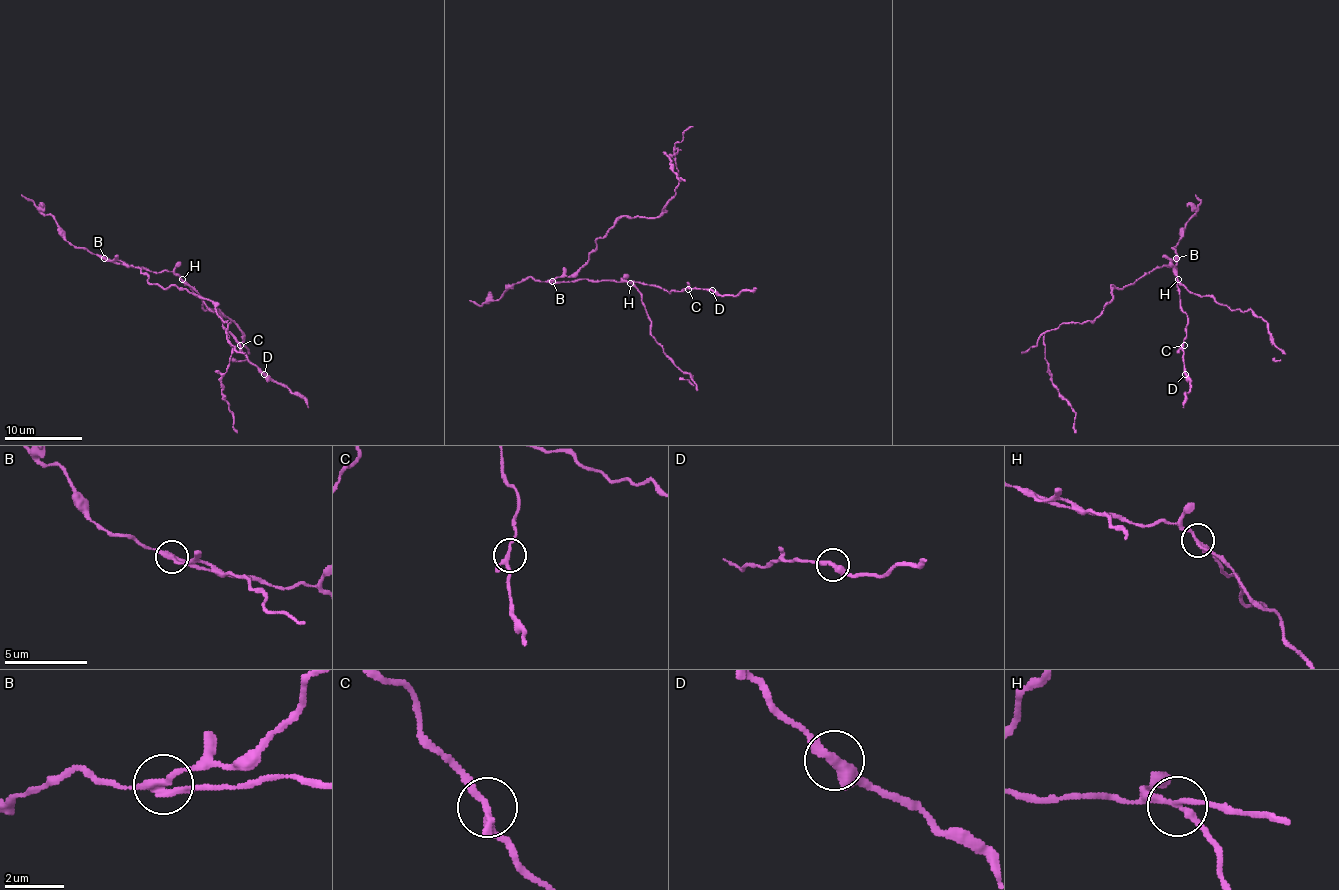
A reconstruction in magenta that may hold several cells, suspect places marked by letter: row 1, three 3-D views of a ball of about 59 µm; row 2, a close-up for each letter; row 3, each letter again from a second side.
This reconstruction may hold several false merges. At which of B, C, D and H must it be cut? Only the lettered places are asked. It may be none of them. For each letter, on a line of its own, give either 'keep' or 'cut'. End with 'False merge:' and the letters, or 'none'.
B: cut
C: keep
D: keep
H: cut
False merge: B, H

